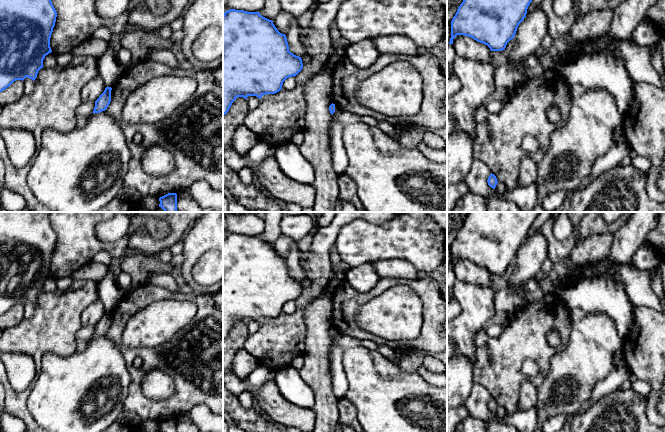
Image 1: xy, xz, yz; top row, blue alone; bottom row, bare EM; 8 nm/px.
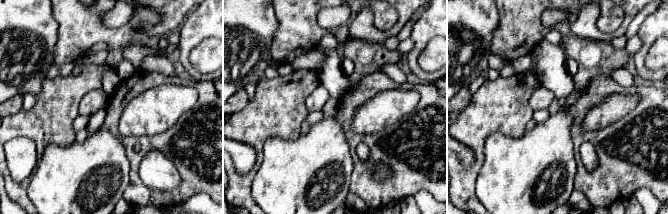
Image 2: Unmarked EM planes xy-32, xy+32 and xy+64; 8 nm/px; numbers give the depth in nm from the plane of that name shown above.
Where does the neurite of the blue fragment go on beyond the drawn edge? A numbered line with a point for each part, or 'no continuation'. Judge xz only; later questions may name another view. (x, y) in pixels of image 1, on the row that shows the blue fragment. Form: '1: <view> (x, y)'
no continuation

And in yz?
no continuation

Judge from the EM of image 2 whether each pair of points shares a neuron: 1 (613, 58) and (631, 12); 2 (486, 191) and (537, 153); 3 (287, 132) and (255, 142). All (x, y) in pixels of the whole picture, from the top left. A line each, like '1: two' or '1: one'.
1: two
2: one
3: one

